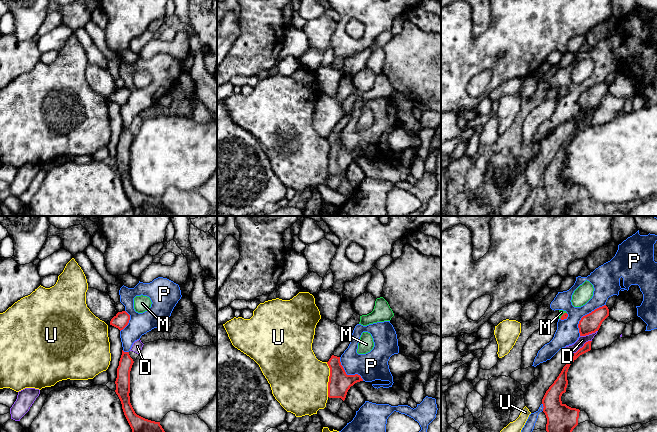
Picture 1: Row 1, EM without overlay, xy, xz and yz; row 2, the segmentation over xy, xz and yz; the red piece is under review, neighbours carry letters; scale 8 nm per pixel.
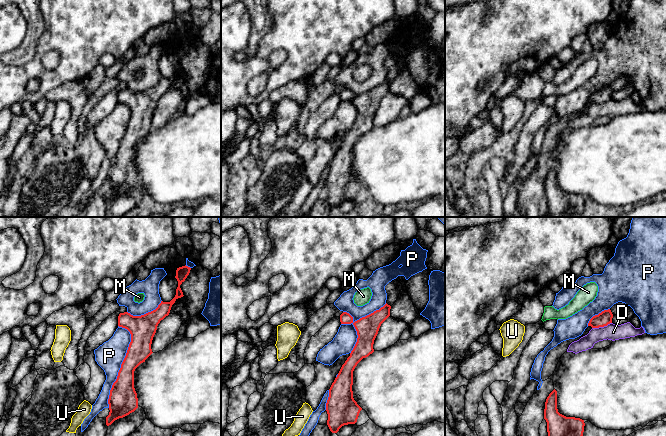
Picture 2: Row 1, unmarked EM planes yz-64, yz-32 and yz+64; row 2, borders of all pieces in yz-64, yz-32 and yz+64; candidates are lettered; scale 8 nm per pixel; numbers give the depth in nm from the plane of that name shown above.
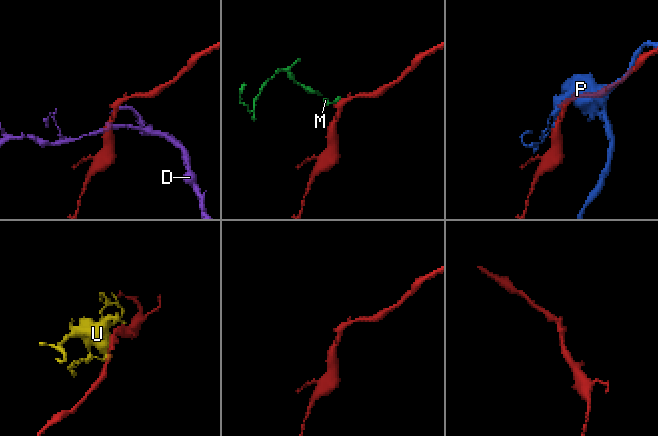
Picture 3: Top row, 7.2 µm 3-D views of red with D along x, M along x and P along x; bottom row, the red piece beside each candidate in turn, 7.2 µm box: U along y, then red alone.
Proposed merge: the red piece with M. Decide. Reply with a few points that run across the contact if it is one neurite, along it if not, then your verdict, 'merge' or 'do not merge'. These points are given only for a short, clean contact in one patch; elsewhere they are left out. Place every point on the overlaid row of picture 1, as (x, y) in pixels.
yz (565, 315), (562, 315), (561, 312) | merge

